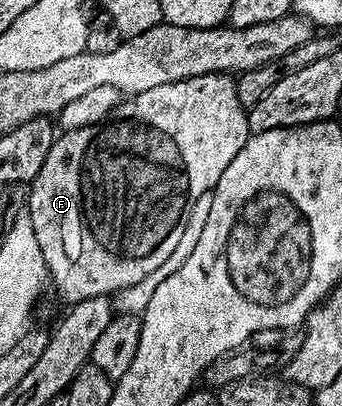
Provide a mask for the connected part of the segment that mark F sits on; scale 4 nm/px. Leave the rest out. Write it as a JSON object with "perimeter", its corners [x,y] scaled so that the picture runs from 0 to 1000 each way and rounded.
{"perimeter":[[[664,180],[579,185],[526,202],[447,214],[354,246],[339,261],[339,276],[313,298],[178,325],[155,345],[146,382],[135,382],[135,401],[123,401],[123,421],[111,421],[102,446],[91,448],[94,478],[85,480],[76,505],[76,522],[99,549],[99,579],[129,631],[129,655],[140,663],[149,700],[164,700],[167,717],[199,746],[219,746],[266,732],[316,732],[404,697],[404,687],[427,687],[427,677],[439,677],[439,667],[459,663],[497,628],[497,618],[509,618],[520,589],[532,589],[538,537],[547,534],[564,495],[579,480],[629,466],[637,441],[649,441],[649,421],[661,421],[696,372],[713,367],[728,335],[725,281],[696,254],[687,197]]]}

